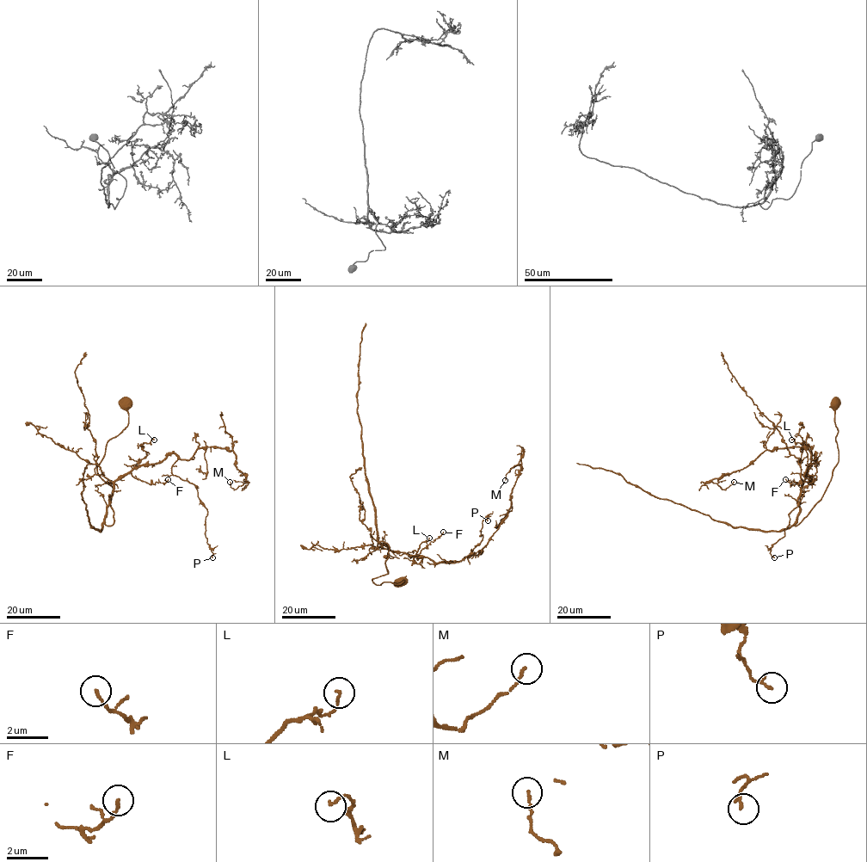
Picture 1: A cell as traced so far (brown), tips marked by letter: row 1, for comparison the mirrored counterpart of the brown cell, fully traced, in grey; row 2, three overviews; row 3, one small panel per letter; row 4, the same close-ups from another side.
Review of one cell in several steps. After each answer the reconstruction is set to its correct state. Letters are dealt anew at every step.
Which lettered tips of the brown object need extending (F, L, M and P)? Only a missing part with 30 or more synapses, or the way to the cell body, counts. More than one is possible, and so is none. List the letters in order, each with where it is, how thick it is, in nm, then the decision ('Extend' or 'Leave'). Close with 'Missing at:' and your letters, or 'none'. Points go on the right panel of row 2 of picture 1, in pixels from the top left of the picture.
F: Place: (785, 479). Thickness 130 nm. Leave
L: Place: (791, 440). Thickness 120 nm. Leave
M: Place: (734, 482). Thickness 100 nm. Leave
P: Place: (774, 557). Thickness 150 nm. Leave
Missing at: none

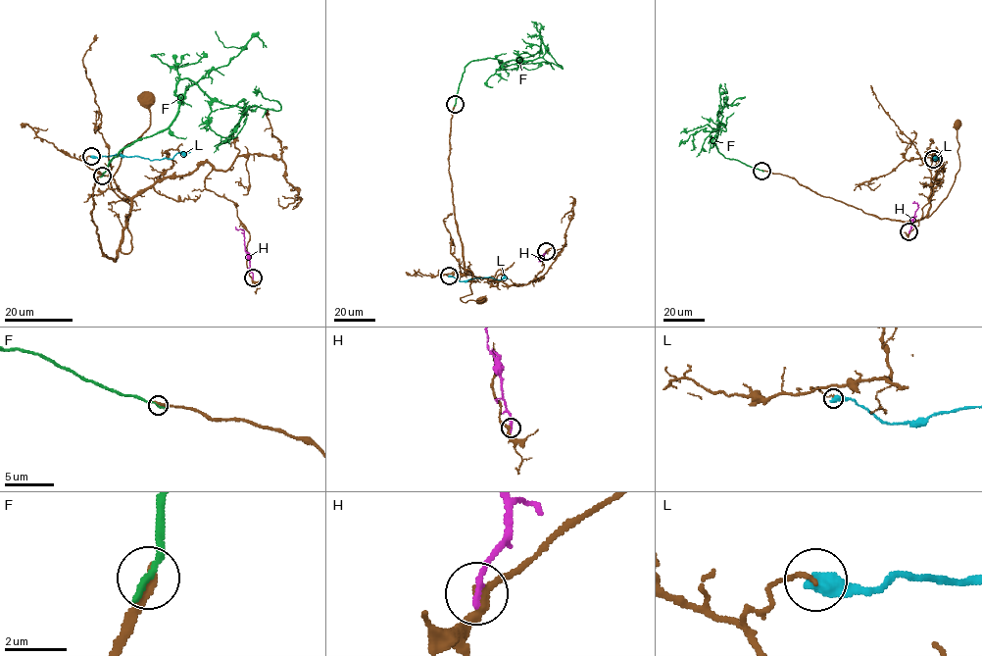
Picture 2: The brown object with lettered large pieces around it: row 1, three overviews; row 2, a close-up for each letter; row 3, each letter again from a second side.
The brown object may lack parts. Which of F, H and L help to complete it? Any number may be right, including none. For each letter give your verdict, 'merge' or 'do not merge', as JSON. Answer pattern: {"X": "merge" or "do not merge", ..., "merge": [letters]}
{"F": "do not merge", "H": "do not merge", "L": "do not merge", "merge": []}

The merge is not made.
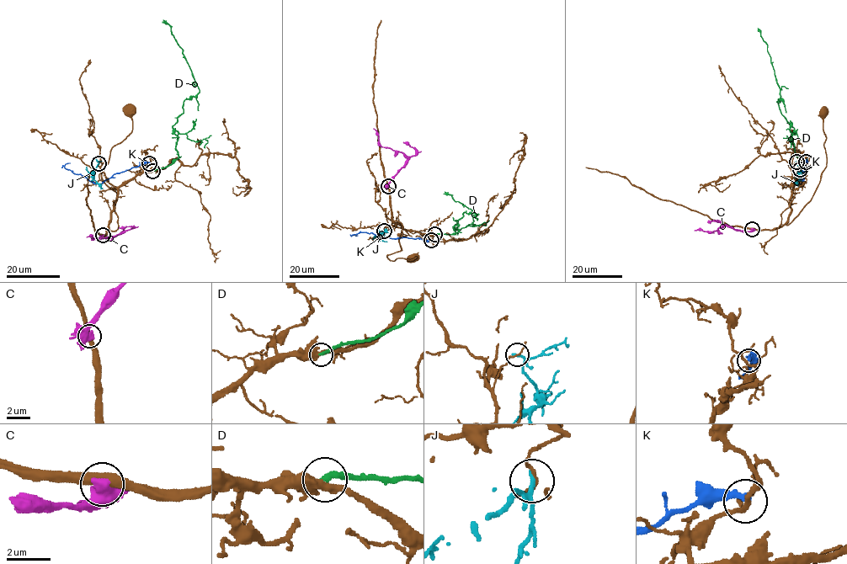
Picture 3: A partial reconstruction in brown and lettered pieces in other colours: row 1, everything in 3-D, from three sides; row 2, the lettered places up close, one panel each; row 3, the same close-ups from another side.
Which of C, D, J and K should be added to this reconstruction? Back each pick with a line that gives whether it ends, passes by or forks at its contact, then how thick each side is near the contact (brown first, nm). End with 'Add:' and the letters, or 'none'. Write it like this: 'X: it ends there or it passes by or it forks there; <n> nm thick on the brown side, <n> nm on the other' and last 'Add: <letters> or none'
D: it ends there; 460 nm thick on the brown side, 260 nm on the other
Add: D

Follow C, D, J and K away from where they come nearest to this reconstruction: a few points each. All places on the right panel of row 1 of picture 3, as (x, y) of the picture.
C: (752, 229), (742, 231), (721, 226), (713, 232), (694, 231)
D: (800, 169), (800, 160), (791, 135), (794, 129), (781, 114), (778, 103), (780, 88), (767, 44), (758, 28)
J: (796, 162), (801, 172), (798, 185)
K: (805, 162), (803, 181), (798, 171), (801, 162)

